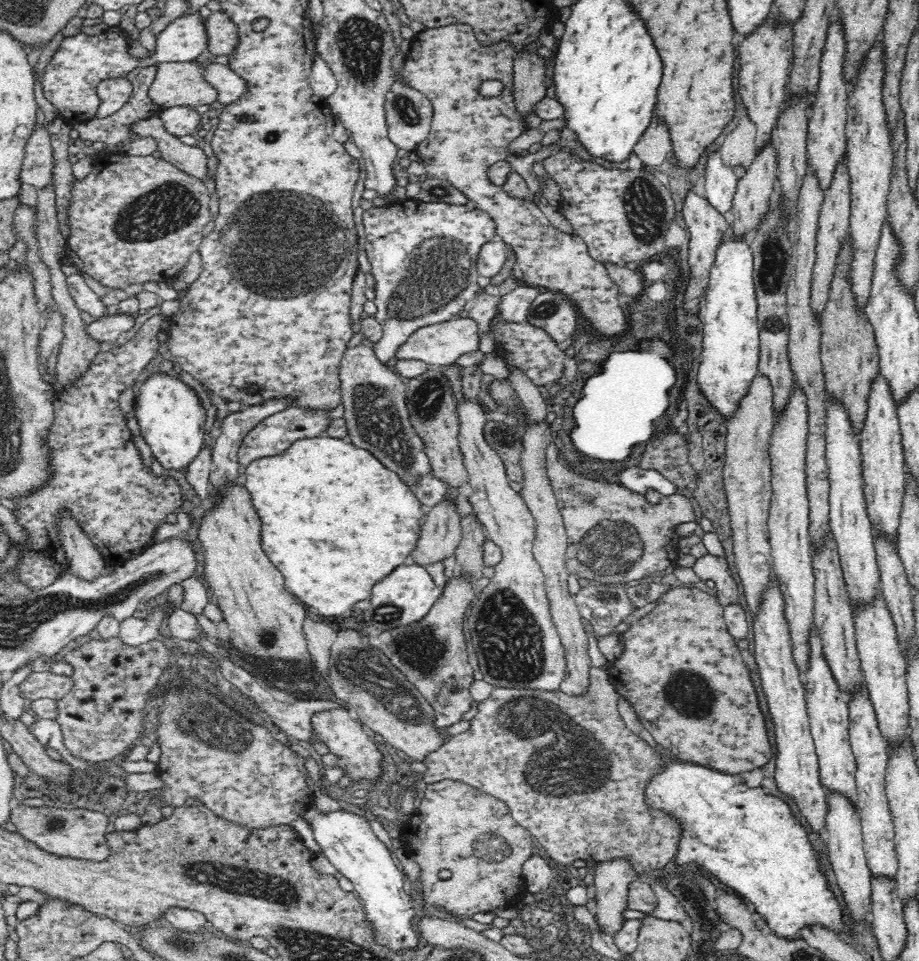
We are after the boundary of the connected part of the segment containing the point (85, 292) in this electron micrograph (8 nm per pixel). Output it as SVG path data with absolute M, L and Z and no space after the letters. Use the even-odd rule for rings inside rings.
M81 276L67 277L68 294L74 299L76 308L87 320L100 320L109 317L108 308L96 295L96 292L86 284Z

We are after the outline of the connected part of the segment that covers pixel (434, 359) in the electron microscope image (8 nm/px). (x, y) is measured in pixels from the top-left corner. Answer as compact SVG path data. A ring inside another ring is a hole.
M457 316L446 323L418 328L408 336L408 339L397 346L394 360L420 360L429 364L430 368L452 367L460 356L477 350L479 337L476 321L470 317Z

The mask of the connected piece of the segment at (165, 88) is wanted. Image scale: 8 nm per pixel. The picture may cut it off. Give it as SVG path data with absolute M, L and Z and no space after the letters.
M156 63L156 72L146 95L158 112L183 106L216 105L216 91L200 75L198 63Z

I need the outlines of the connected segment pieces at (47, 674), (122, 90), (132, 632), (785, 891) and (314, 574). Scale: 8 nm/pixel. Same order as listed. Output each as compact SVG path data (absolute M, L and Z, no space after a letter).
M50 671L32 673L22 684L23 697L31 701L49 698L61 700L70 689L73 682L69 676L57 675Z
M126 76L104 78L97 84L97 95L101 103L97 116L110 116L118 112L132 96L135 86Z
M167 601L152 608L150 614L146 614L145 618L128 616L121 620L119 635L126 644L150 642L159 636L160 626L172 610L174 610L174 604Z
M683 762L670 763L670 768L650 783L647 800L652 806L675 814L684 825L684 837L679 844L676 864L706 868L706 874L710 874L717 883L723 882L729 888L734 888L752 903L757 912L763 913L768 926L778 936L795 938L798 928L808 926L810 922L820 922L832 930L839 930L843 926L838 901L832 892L828 892L826 878L818 870L807 833L800 824L796 824L789 806L783 800L764 795L760 787L750 789L742 785L734 775Z
M329 436L299 440L287 451L284 451L282 456L278 455L251 462L245 470L245 474L246 489L252 495L256 510L262 518L260 542L262 542L262 550L264 550L266 558L284 574L288 590L292 590L292 594L296 594L296 598L300 598L312 610L320 610L320 612L316 612L320 616L340 616L340 614L352 610L352 606L356 602L370 598L370 590L374 588L374 584L378 584L396 566L400 566L406 560L406 556L417 547L420 527L418 521L422 514L420 511L421 502L404 482L398 480L398 476L394 472L386 470L370 452L352 446L348 440Z

